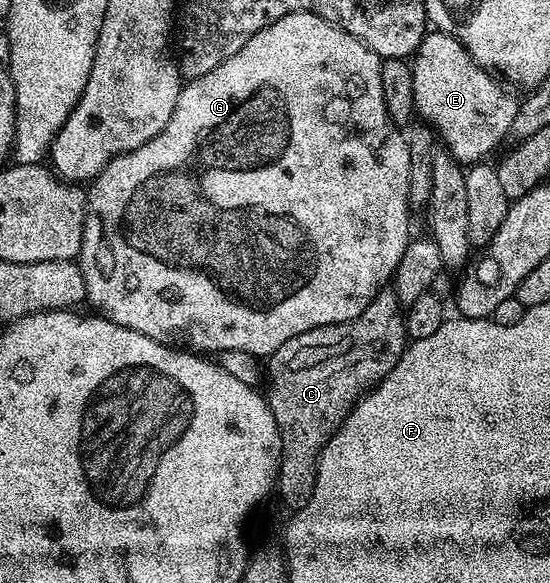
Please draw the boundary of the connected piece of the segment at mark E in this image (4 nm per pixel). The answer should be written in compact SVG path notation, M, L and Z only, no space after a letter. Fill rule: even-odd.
M436 28L430 29L421 37L419 48L417 49L416 54L412 55L411 65L413 67L413 79L415 80L415 111L419 115L420 121L433 127L438 139L443 143L444 149L449 151L449 154L455 161L462 164L476 164L482 160L488 159L490 157L488 154L500 144L505 136L507 138L510 135L510 132L513 129L513 121L517 115L518 103L515 101L515 98L513 102L512 96L504 90L506 87L502 85L490 71L481 67L481 65L466 52L463 48L463 44L459 44L459 40L455 40L450 34L445 34Z

